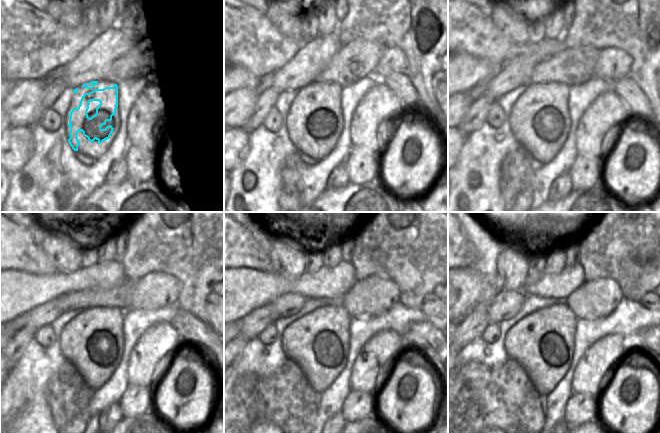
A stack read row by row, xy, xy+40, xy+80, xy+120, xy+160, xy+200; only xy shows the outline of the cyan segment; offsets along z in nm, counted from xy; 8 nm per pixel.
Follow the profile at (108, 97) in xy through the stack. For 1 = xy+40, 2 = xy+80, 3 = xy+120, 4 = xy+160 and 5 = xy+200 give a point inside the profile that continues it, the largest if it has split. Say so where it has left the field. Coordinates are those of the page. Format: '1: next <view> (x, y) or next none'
1: next xy+40 (316, 126)
2: next xy+80 (540, 128)
3: next xy+120 (92, 358)
4: next xy+160 (318, 358)
5: next xy+200 (543, 359)

